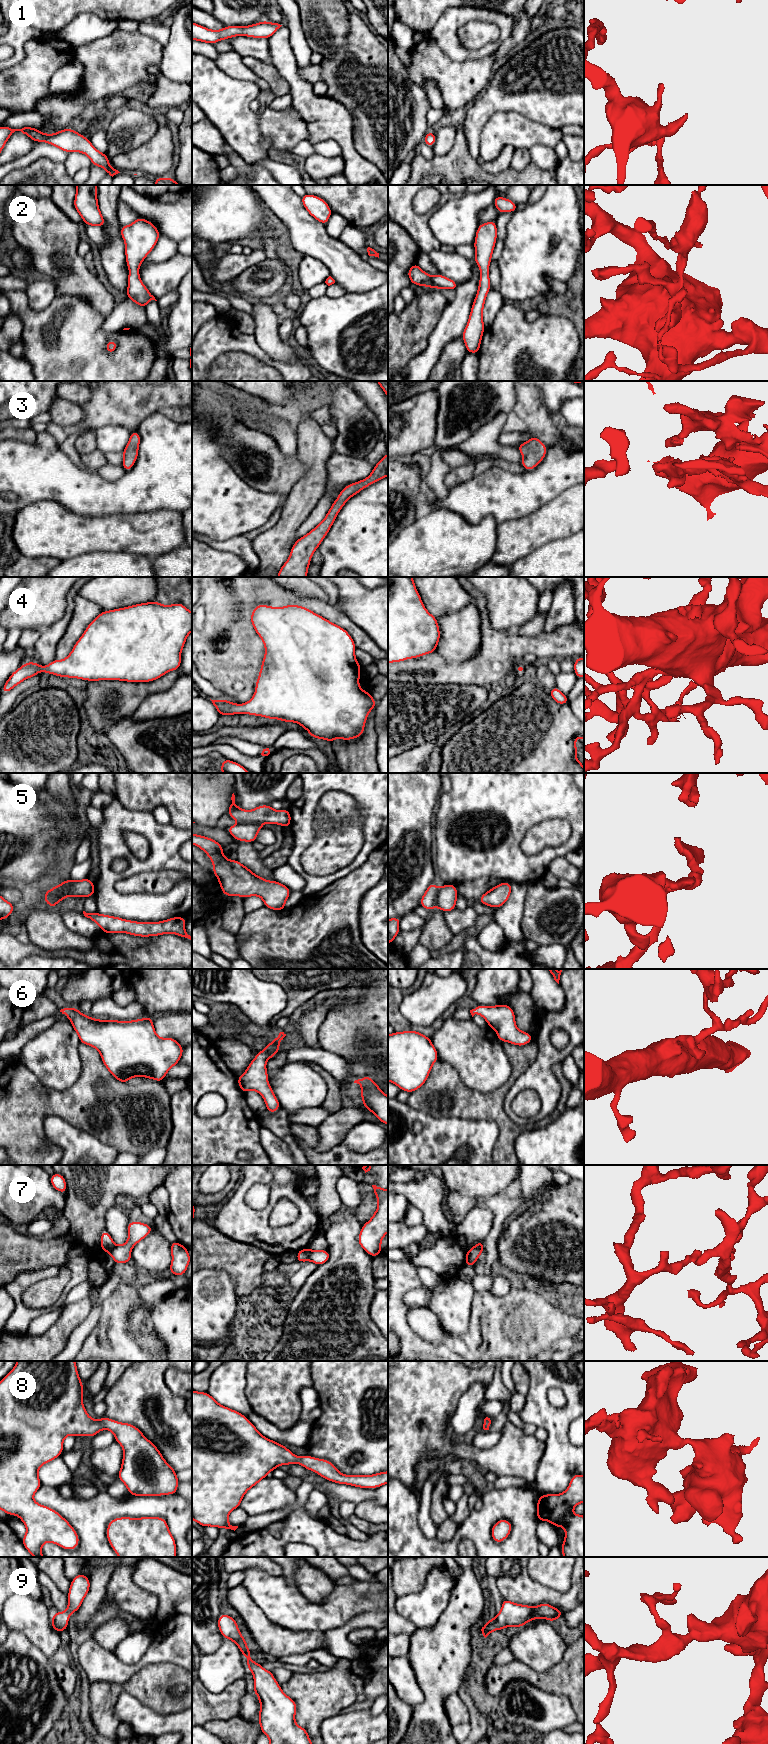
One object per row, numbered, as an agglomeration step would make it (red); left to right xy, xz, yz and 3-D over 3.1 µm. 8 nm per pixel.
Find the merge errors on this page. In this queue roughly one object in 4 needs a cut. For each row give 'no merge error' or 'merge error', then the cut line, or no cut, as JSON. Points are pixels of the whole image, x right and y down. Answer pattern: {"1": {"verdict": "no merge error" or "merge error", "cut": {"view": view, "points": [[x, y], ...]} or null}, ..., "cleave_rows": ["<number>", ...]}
{"1": {"verdict": "no merge error", "cut": null}, "2": {"verdict": "no merge error", "cut": null}, "3": {"verdict": "no merge error", "cut": null}, "4": {"verdict": "no merge error", "cut": null}, "5": {"verdict": "merge error", "cut": {"view": "xz", "points": [[241, 821], [250, 821], [261, 825]]}}, "6": {"verdict": "no merge error", "cut": null}, "7": {"verdict": "merge error", "cut": {"view": "xz", "points": [[307, 1249], [309, 1259]]}}, "8": {"verdict": "no merge error", "cut": null}, "9": {"verdict": "no merge error", "cut": null}, "cleave_rows": ["5", "7"]}

